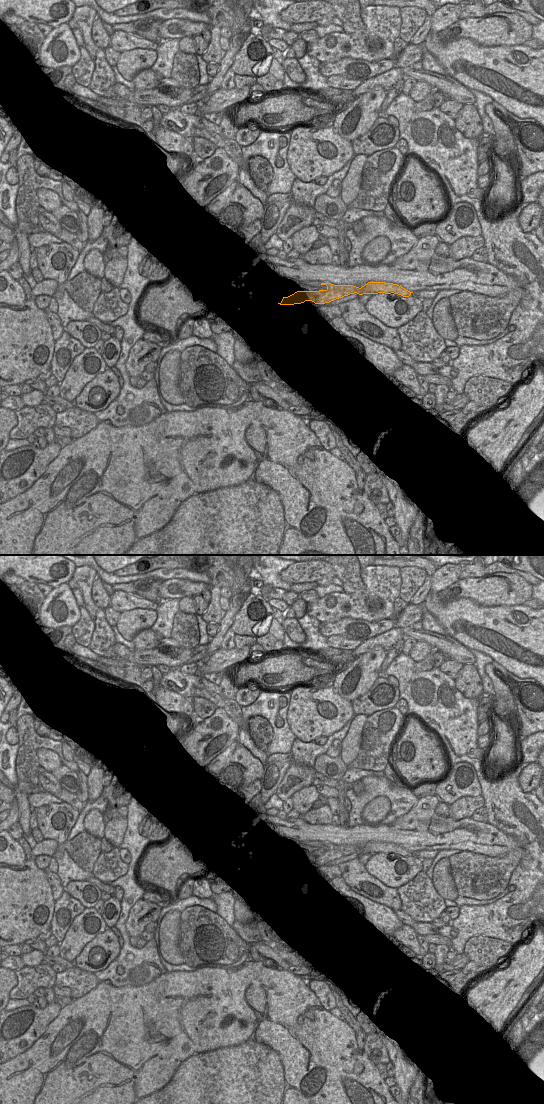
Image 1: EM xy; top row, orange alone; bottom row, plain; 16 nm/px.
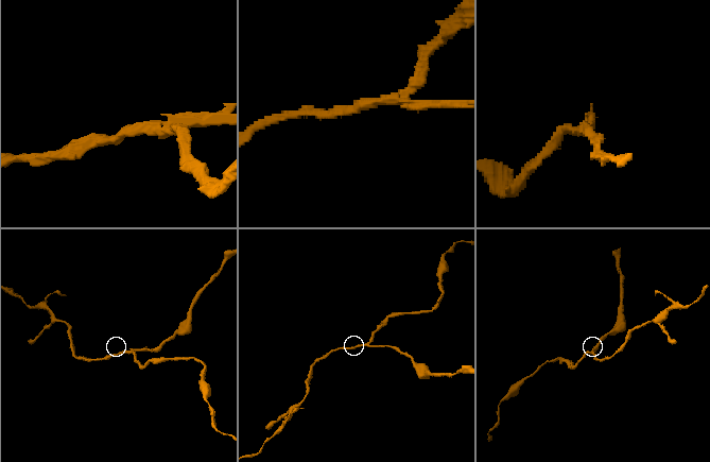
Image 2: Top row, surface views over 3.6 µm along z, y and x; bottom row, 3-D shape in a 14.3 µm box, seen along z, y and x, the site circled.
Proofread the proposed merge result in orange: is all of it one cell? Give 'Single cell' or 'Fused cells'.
Fused cells.

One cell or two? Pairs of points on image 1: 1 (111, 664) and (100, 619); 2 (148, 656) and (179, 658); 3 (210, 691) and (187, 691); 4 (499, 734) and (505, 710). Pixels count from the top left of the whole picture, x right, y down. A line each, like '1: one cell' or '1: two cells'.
1: two cells
2: one cell
3: one cell
4: two cells

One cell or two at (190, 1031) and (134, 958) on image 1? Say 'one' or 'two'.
two

